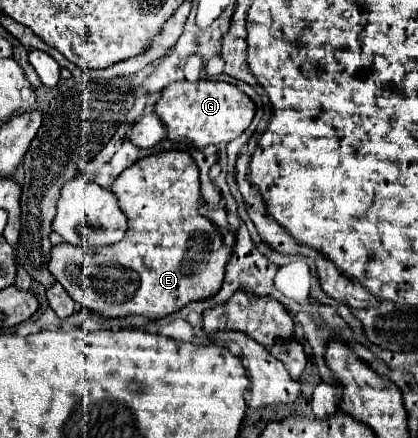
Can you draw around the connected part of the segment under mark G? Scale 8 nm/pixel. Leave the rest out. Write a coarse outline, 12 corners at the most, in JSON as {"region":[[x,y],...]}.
{"region":[[177,81],[155,113],[171,141],[239,137],[255,103],[235,85]]}

